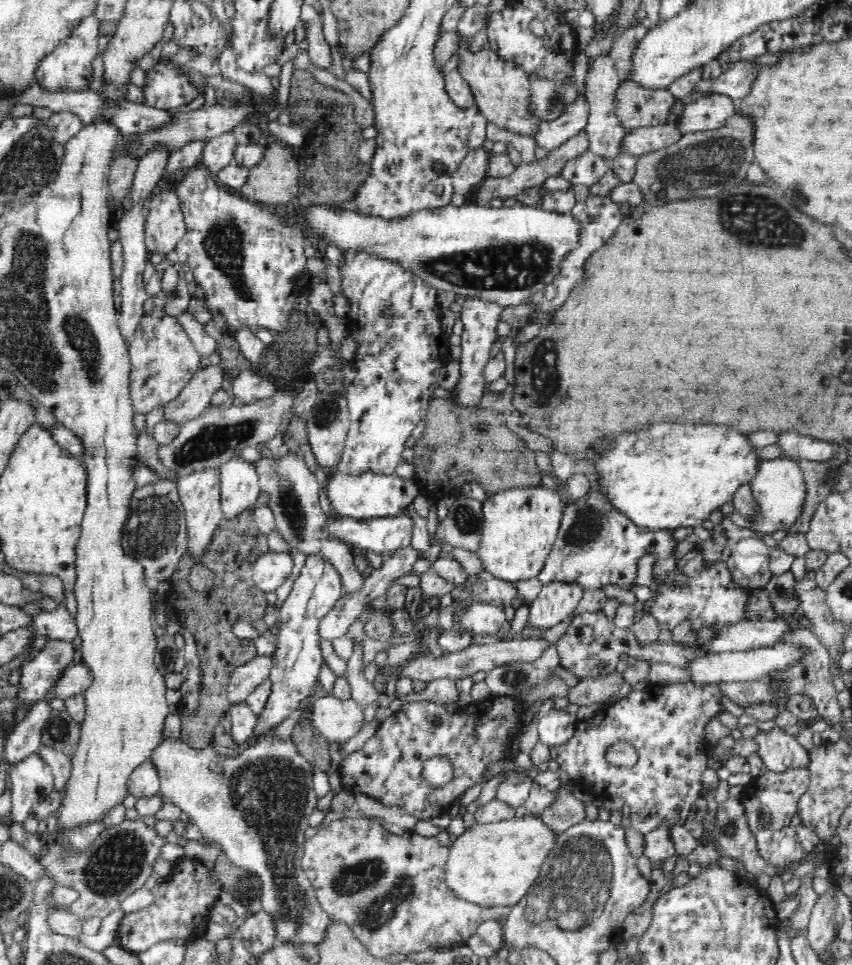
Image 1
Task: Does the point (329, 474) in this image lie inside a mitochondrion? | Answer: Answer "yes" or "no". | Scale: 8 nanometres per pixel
no

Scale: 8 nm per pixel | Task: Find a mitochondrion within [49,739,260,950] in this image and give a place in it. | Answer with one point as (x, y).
(115, 865)

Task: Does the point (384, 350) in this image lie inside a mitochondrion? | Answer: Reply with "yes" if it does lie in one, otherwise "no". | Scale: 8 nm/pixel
no

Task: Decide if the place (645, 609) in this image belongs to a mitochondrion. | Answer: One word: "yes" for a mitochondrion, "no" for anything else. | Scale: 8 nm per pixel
no

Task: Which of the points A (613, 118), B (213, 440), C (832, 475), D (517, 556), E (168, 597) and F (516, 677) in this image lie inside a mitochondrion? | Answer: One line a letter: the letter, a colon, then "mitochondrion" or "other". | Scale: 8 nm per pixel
A: other
B: mitochondrion
C: mitochondrion
D: other
E: other
F: mitochondrion

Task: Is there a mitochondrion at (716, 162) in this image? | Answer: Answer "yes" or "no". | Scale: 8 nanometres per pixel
yes

